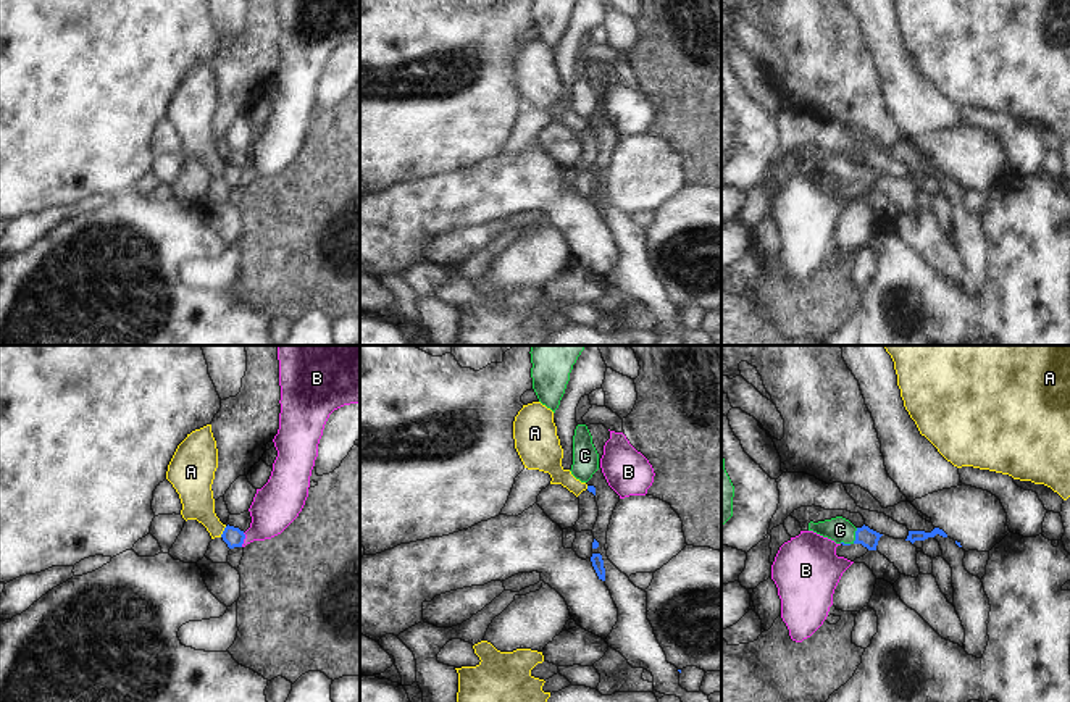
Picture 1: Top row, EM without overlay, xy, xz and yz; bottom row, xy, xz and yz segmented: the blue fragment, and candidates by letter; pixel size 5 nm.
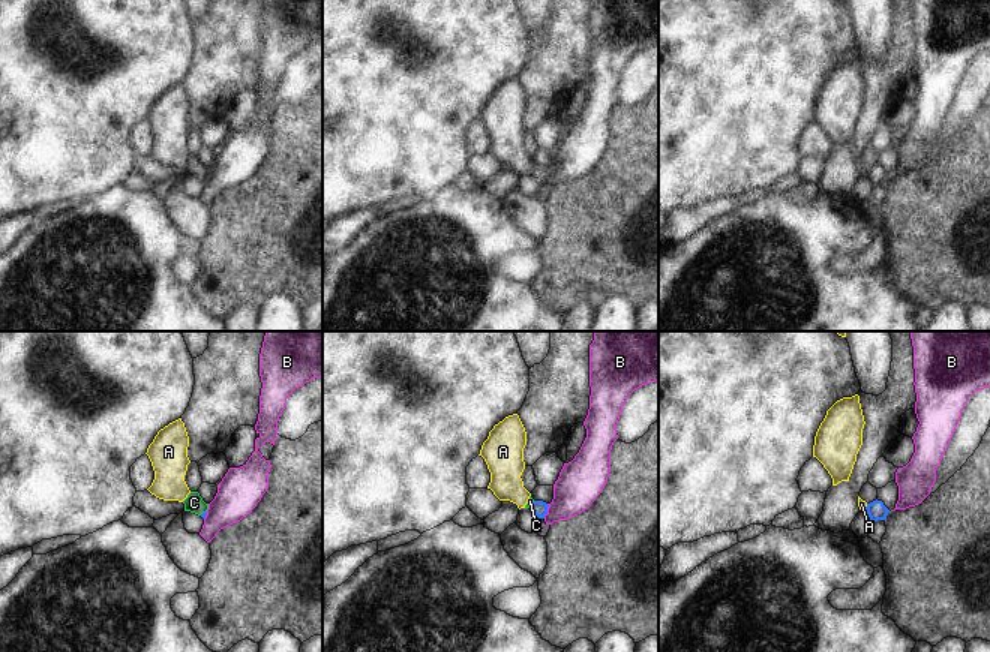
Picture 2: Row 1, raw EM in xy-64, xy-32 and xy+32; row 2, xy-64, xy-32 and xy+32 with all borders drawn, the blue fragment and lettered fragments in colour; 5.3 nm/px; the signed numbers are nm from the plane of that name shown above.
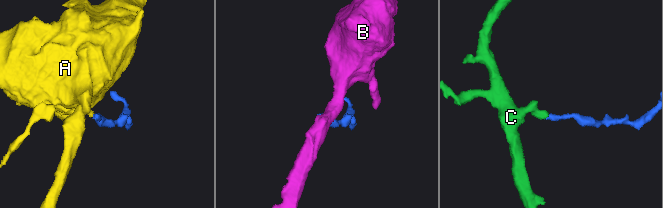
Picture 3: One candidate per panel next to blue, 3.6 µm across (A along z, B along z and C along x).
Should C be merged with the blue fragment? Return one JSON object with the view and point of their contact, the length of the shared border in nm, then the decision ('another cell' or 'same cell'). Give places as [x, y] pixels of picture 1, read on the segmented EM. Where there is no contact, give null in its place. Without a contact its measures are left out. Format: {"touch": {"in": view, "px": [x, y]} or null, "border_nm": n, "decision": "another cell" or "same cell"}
{"touch": {"in": "yz", "px": [856, 536]}, "border_nm": 80, "decision": "same cell"}

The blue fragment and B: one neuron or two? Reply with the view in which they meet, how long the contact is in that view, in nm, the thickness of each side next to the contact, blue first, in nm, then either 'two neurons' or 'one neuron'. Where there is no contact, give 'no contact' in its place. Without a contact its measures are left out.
contact in xy; length 70 nm; calibres 100 and 220 nm; two neurons

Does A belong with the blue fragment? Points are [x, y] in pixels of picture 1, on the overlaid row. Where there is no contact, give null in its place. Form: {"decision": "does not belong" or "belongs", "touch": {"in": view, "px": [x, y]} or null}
{"decision": "does not belong", "touch": {"in": "xy", "px": [223, 531]}}

